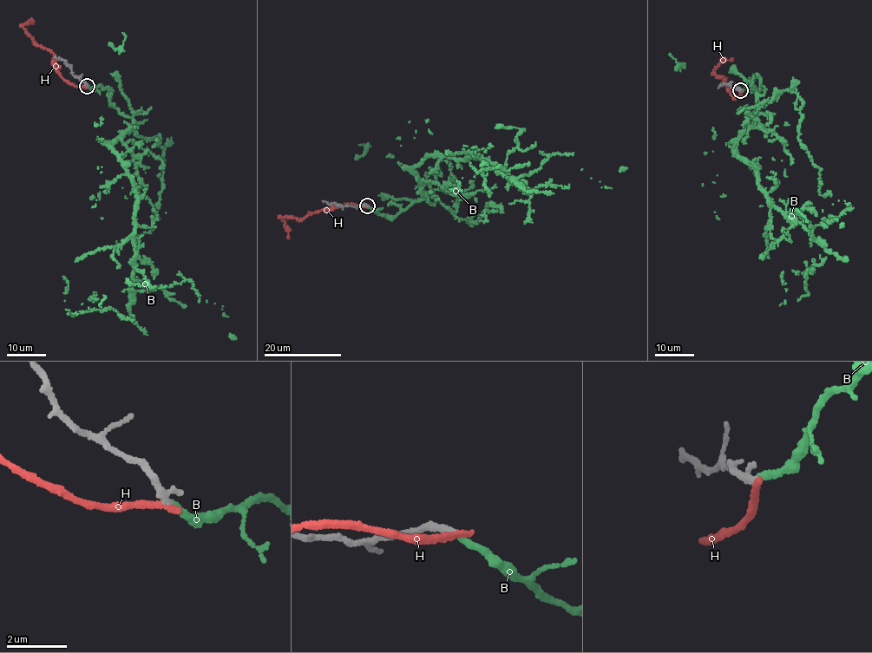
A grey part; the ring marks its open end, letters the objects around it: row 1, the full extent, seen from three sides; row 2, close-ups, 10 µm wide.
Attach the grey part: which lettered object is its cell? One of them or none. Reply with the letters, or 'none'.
B

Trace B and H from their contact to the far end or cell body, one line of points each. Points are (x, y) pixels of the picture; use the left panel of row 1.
B: (87, 86), (108, 88), (109, 105), (133, 119), (109, 145), (135, 198), (132, 288), (192, 282), (236, 337)
H: (87, 86), (68, 82), (55, 68), (53, 55), (35, 44), (22, 26), (28, 22)

